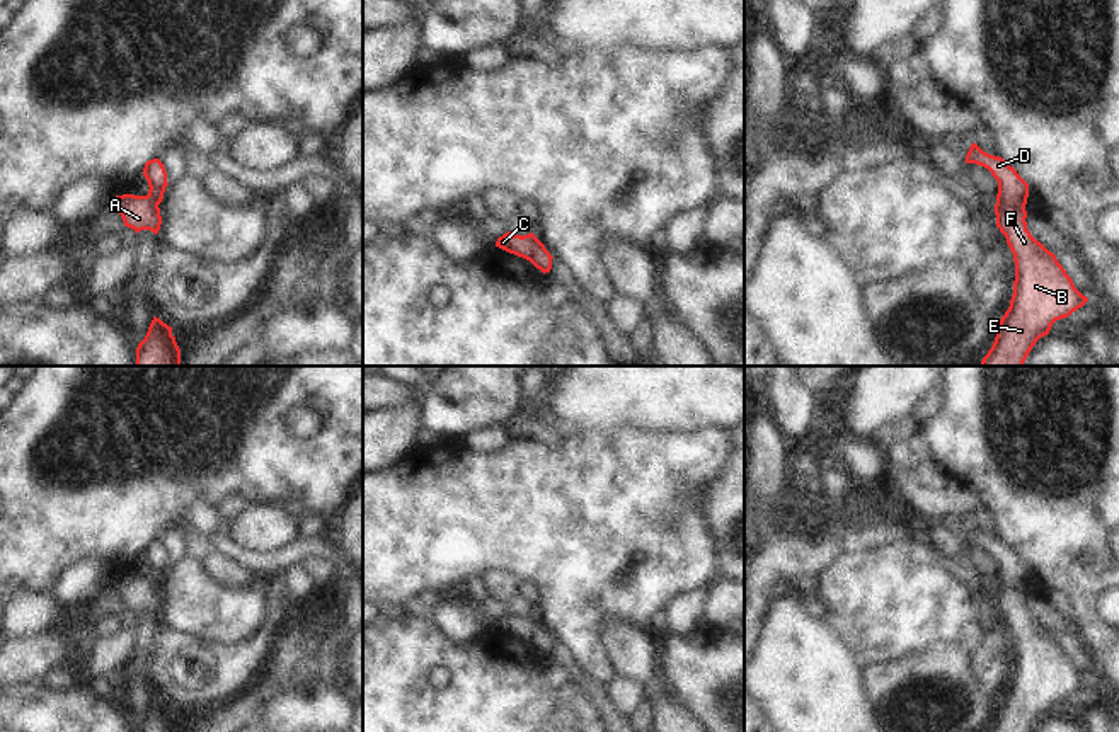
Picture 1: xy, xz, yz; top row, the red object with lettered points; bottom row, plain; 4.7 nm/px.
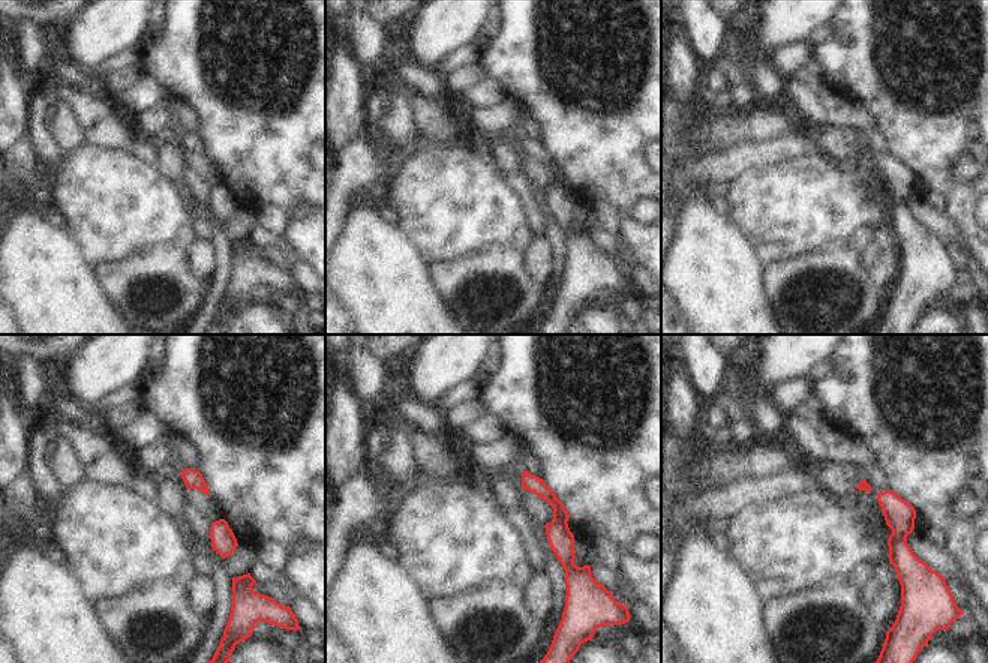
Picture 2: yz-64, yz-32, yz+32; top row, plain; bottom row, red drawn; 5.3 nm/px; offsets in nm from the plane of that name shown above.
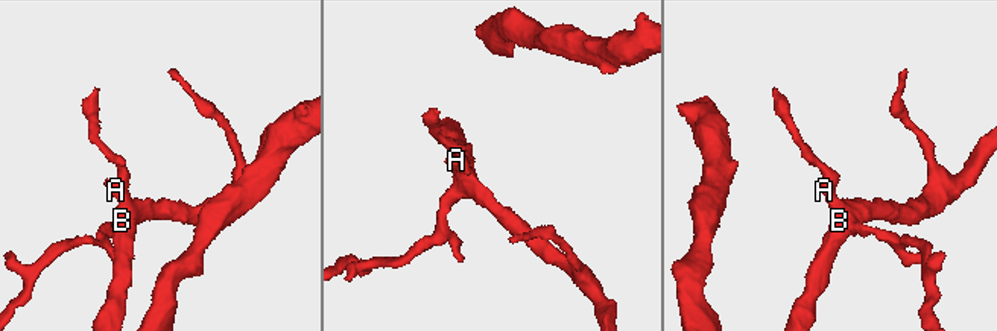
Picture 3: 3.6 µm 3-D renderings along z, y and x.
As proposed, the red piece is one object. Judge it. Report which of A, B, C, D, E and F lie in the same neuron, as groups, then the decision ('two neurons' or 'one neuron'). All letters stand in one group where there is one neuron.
groups A B C E F / D; two neurons

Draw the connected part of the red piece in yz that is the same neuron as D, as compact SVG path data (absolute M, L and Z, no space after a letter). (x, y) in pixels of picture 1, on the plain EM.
M973 524L966 536L966 545L988 550L998 563L996 580L1013 591L1025 592L1029 565L1001 538L990 536Z

